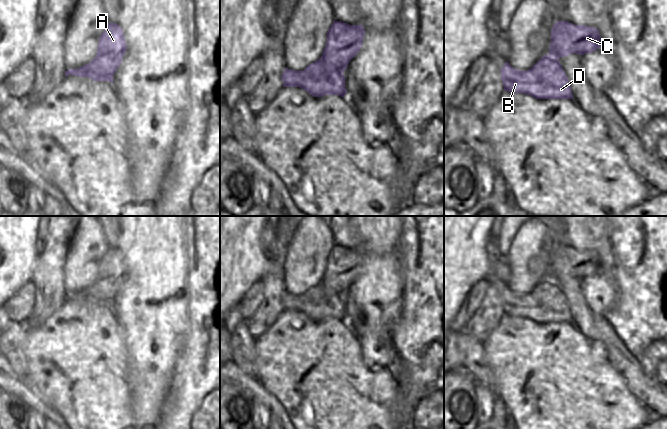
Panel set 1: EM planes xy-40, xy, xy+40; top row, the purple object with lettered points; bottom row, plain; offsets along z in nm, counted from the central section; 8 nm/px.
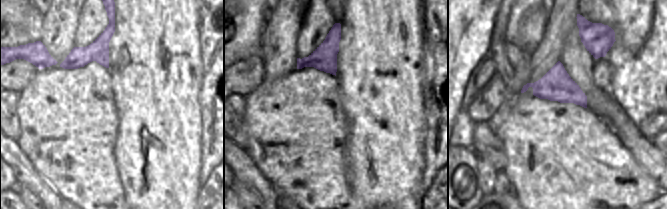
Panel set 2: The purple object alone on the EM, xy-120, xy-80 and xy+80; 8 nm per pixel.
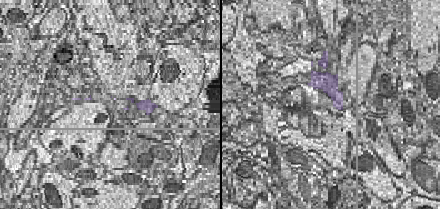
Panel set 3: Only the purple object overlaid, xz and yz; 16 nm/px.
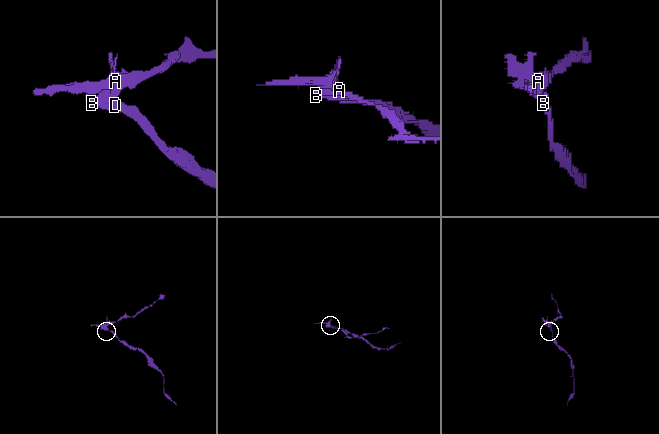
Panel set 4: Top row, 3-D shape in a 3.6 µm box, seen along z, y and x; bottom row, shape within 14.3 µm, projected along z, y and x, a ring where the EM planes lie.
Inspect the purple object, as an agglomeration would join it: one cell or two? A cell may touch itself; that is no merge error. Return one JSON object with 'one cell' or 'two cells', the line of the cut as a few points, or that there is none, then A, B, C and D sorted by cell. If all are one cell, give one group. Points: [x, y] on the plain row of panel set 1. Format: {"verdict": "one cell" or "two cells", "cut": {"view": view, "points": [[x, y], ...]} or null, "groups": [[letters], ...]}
{"verdict": "two cells", "cut": {"view": "xy-40", "points": [[67, 294], [78, 294], [82, 298], [92, 300], [112, 300]]}, "groups": [["A", "C"], ["B", "D"]]}

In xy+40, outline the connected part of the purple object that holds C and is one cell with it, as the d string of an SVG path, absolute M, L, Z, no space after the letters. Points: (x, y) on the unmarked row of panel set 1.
M557 245L551 254L549 278L541 281L527 295L542 301L553 290L553 284L572 277L584 279L601 271L599 254L586 249L574 249L568 245Z

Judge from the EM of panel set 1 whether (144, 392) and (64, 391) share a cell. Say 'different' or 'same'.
different

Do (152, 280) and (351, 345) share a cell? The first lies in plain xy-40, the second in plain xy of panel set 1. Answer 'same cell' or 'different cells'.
different cells

